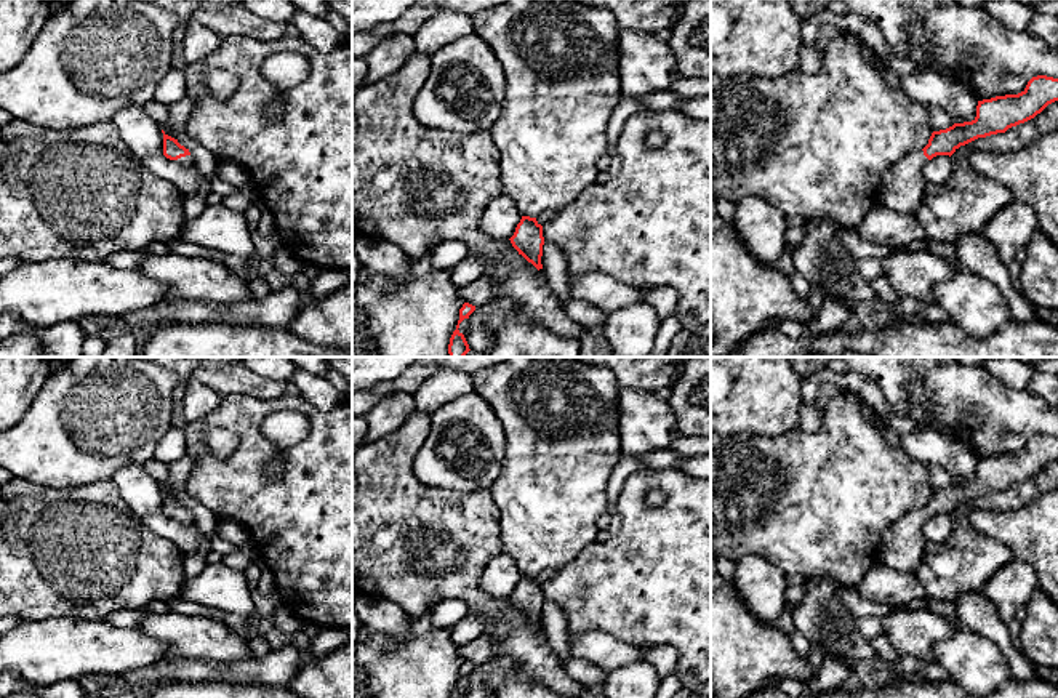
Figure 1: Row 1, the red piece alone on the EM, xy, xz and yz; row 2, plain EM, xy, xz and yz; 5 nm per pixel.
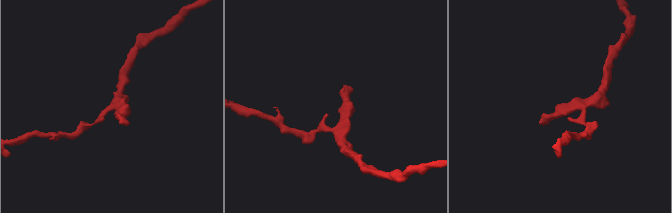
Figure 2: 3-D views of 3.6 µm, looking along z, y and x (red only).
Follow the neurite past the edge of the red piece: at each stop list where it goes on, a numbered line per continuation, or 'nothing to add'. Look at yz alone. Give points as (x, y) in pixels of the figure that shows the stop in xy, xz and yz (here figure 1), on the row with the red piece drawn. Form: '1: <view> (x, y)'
1: yz (903, 183)

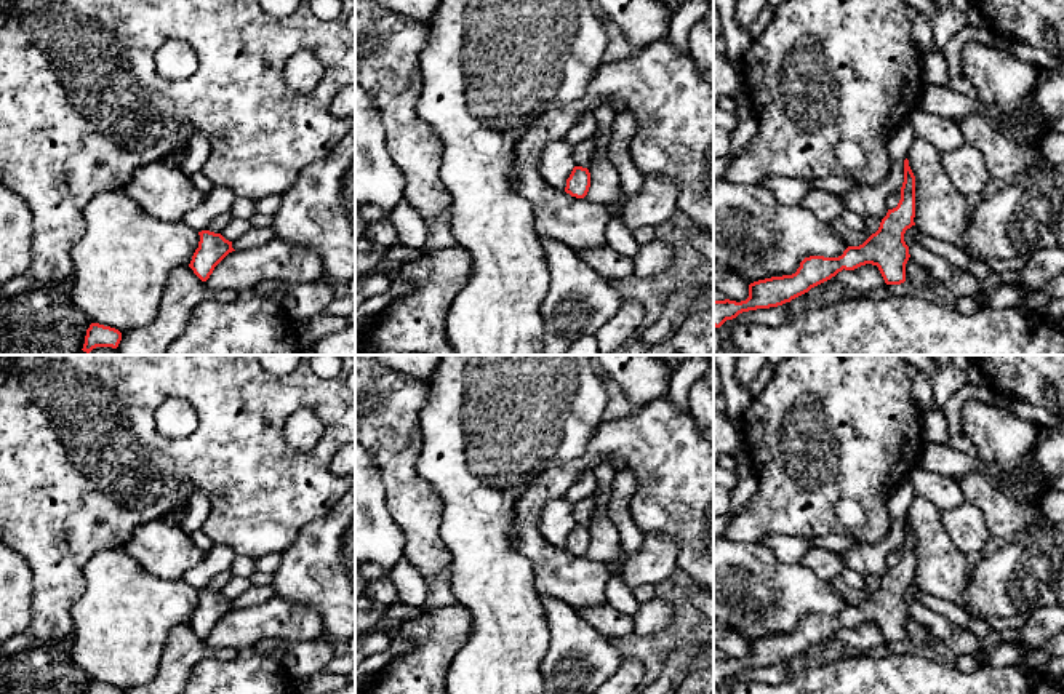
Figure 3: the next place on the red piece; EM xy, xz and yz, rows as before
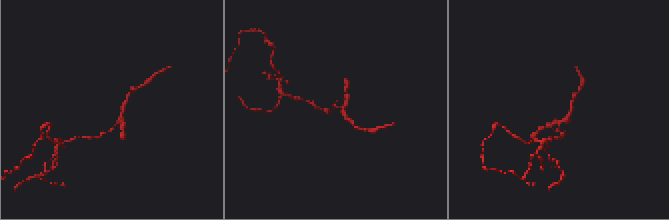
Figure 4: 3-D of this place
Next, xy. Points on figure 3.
nothing to add

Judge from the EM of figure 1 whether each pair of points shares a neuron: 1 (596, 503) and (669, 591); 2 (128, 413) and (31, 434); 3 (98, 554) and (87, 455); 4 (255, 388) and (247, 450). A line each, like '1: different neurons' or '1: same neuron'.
1: different neurons
2: same neuron
3: different neurons
4: different neurons

